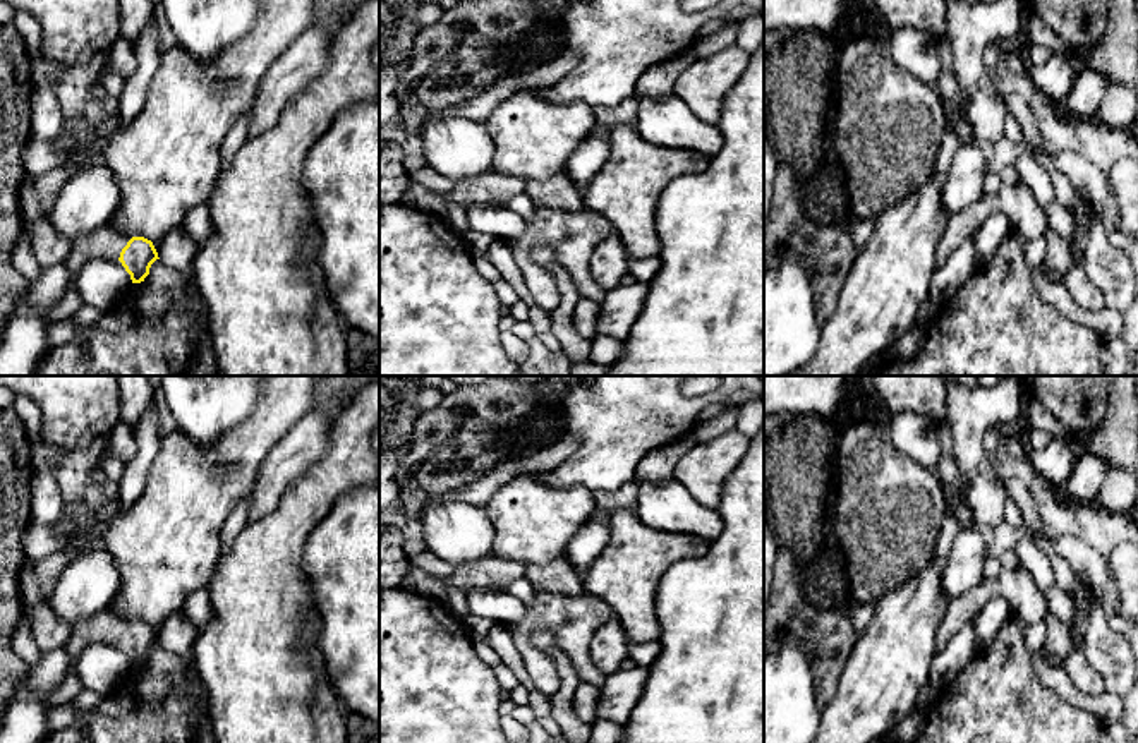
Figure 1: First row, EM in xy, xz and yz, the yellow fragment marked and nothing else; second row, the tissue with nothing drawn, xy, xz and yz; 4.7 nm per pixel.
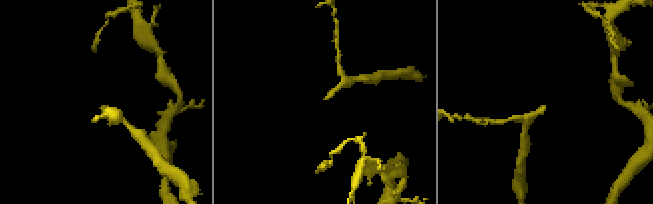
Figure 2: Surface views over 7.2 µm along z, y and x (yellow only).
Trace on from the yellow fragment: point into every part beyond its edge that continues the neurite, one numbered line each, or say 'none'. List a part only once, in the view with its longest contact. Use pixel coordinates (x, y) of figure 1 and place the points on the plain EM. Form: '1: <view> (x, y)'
1: xy (105, 627)

